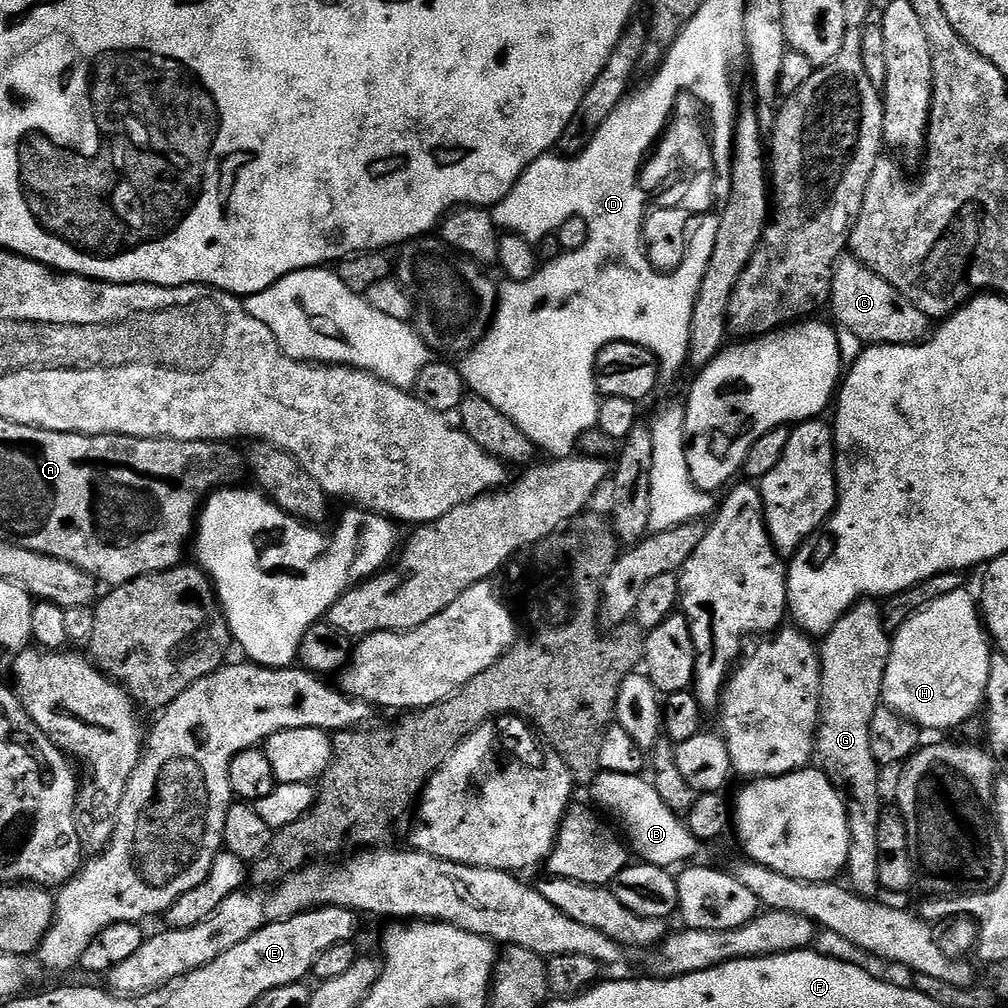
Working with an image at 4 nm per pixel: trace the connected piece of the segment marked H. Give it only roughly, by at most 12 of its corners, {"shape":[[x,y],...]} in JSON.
{"shape":[[973,593],[895,629],[882,700],[921,730],[981,711],[994,648]]}

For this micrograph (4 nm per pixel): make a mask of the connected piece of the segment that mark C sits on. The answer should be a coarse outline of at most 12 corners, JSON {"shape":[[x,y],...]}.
{"shape":[[841,256],[835,323],[865,345],[919,344],[930,318],[890,282]]}

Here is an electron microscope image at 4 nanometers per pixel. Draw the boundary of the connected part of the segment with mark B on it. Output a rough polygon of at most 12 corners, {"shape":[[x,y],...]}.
{"shape":[[601,770],[591,803],[643,863],[672,870],[701,841],[651,779]]}

